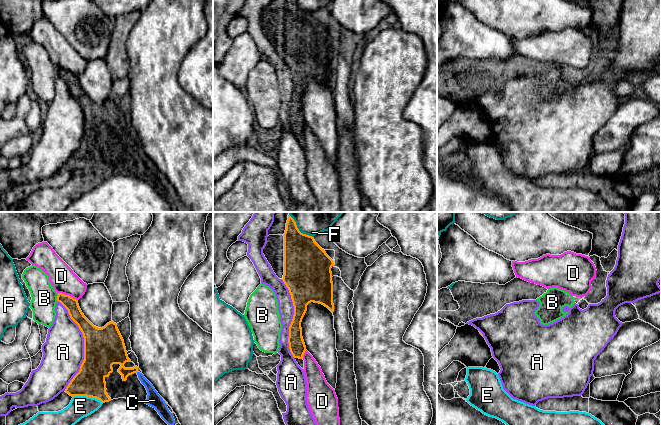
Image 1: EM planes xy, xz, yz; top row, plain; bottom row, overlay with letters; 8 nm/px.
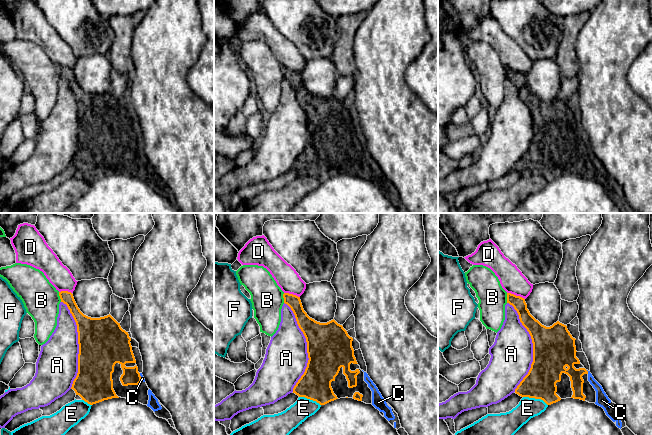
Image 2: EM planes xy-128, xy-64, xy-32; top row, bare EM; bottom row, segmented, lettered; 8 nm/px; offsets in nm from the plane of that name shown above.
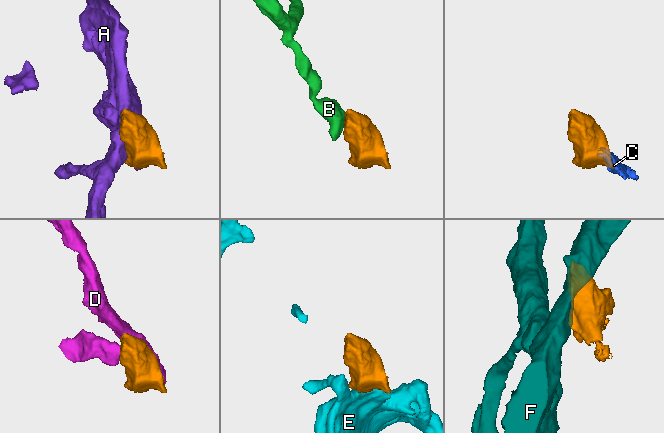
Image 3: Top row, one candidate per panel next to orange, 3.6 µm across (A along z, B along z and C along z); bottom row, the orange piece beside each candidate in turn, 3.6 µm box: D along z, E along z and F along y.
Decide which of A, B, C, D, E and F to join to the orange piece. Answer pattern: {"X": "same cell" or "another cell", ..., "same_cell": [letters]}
{"A": "another cell", "B": "another cell", "C": "same cell", "D": "another cell", "E": "another cell", "F": "another cell", "same_cell": ["C"]}

